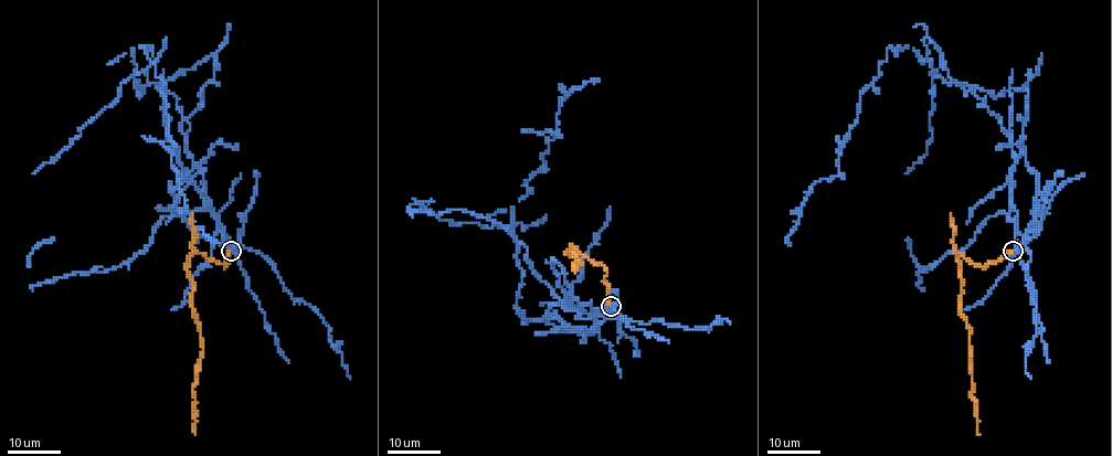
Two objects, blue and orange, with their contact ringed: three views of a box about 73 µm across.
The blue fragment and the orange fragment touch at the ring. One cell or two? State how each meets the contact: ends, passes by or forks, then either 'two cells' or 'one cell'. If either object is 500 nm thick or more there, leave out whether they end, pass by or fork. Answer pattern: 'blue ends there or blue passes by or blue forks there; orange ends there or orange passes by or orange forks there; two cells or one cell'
blue passes by; orange ends there; two cells

